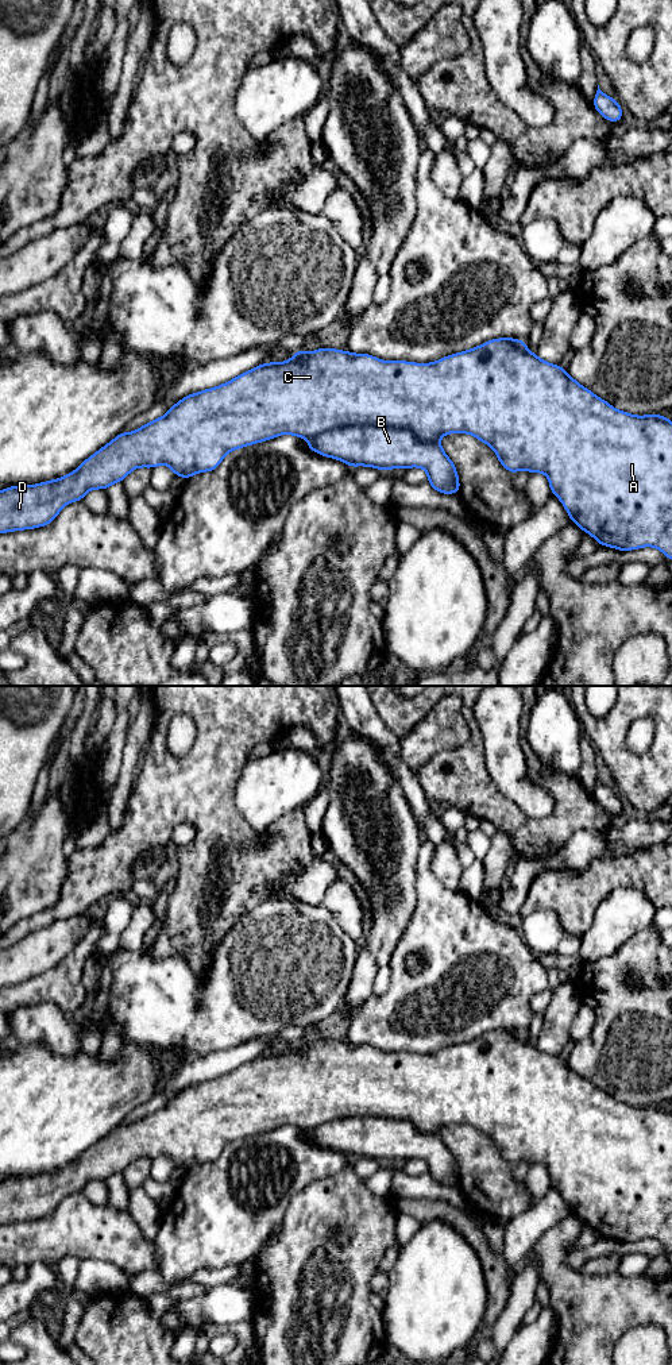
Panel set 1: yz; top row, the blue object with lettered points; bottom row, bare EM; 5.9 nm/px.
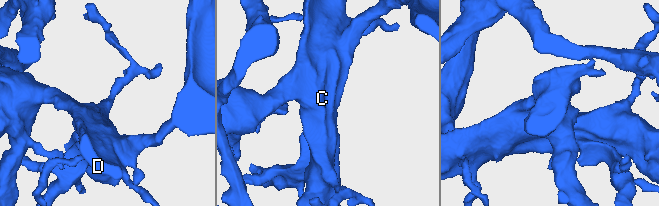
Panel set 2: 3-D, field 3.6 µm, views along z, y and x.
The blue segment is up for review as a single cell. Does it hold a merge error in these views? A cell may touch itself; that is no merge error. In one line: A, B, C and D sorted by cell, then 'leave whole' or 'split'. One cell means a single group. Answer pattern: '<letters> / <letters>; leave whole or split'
A C D / B; split

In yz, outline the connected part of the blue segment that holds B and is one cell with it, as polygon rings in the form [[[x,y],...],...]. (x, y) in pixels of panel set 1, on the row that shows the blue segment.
[[[376,425],[340,427],[308,440],[306,446],[318,455],[344,462],[351,469],[366,466],[386,471],[390,469],[421,467],[428,474],[428,483],[439,493],[453,494],[460,491],[456,467],[440,443],[422,441],[409,429]]]

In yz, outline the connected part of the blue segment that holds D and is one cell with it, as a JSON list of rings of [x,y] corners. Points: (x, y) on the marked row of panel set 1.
[[[499,338],[488,340],[475,348],[441,358],[433,363],[413,363],[405,360],[386,362],[370,354],[352,354],[336,348],[323,347],[316,351],[301,350],[281,363],[262,363],[227,383],[189,394],[174,404],[165,416],[158,417],[134,432],[121,432],[107,446],[85,459],[73,473],[53,481],[38,485],[9,486],[0,491],[0,533],[45,527],[53,523],[62,508],[73,501],[82,501],[84,496],[93,490],[105,490],[108,486],[123,482],[124,478],[138,467],[154,469],[159,464],[169,466],[174,475],[189,479],[193,474],[213,471],[223,462],[224,456],[233,450],[252,446],[264,440],[289,433],[297,437],[314,439],[324,432],[351,425],[376,425],[412,431],[422,441],[440,441],[447,433],[470,433],[490,446],[499,463],[511,474],[525,469],[530,474],[544,473],[548,477],[551,493],[564,505],[571,523],[591,535],[600,545],[619,551],[630,551],[642,547],[654,547],[672,560],[672,421],[661,414],[634,416],[617,410],[607,401],[595,396],[591,390],[575,381],[561,366],[548,363],[526,348],[526,340]]]

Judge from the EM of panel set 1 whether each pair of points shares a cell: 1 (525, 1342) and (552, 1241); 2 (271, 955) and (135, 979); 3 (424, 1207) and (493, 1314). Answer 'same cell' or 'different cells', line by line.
1: different cells
2: same cell
3: same cell

